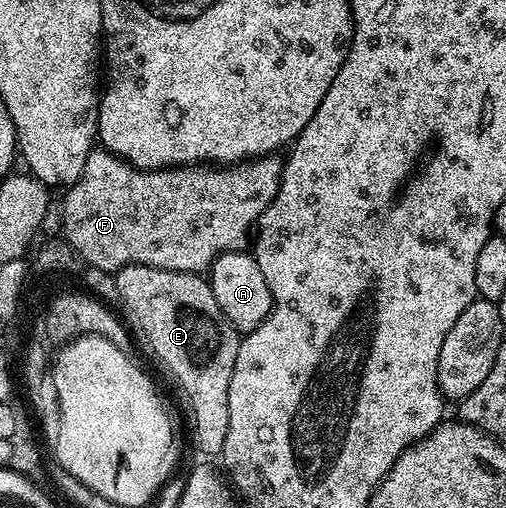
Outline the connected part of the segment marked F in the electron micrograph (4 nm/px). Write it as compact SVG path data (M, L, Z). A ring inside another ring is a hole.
M103 147L93 148L91 155L86 159L86 167L81 177L73 185L67 186L64 197L64 209L62 208L62 237L68 245L80 257L85 266L93 265L96 269L108 275L114 275L122 267L127 265L145 265L155 269L166 271L182 271L183 273L207 274L212 268L214 259L223 253L241 252L249 244L250 234L259 221L261 215L270 207L270 203L278 195L280 175L282 172L281 158L276 155L257 157L251 161L237 163L227 167L217 167L212 163L199 165L177 165L171 169L139 169L129 161L123 161L121 157L115 157Z

